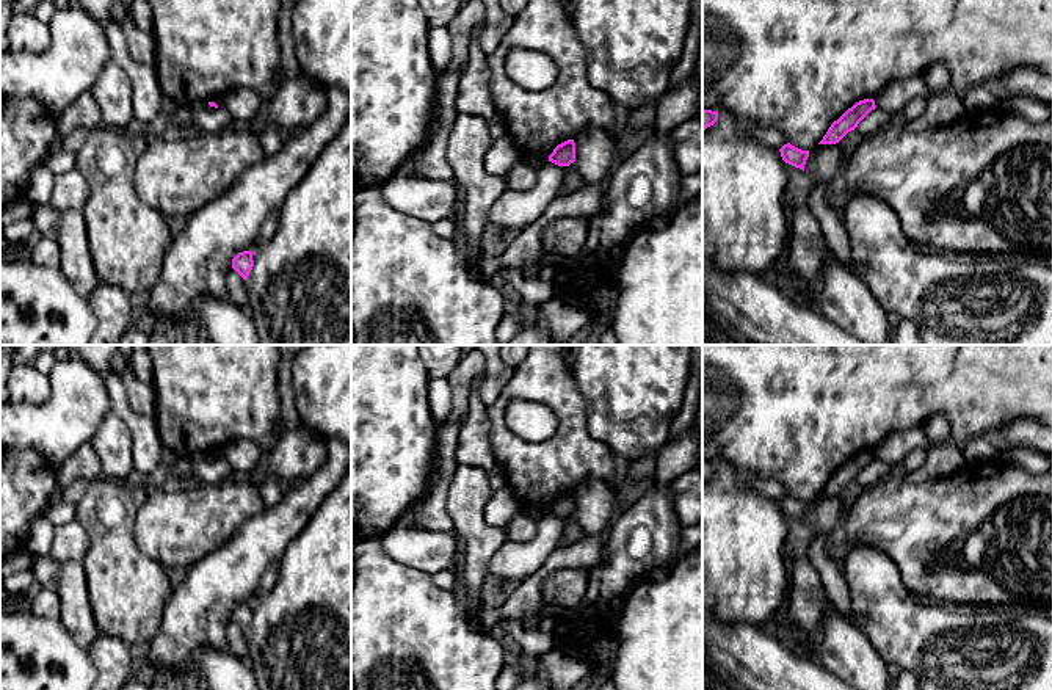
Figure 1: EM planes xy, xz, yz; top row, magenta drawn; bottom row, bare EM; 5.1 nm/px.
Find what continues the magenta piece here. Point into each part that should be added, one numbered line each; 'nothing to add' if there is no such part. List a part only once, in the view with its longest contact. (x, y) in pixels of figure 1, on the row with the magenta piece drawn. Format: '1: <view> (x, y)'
nothing to add

